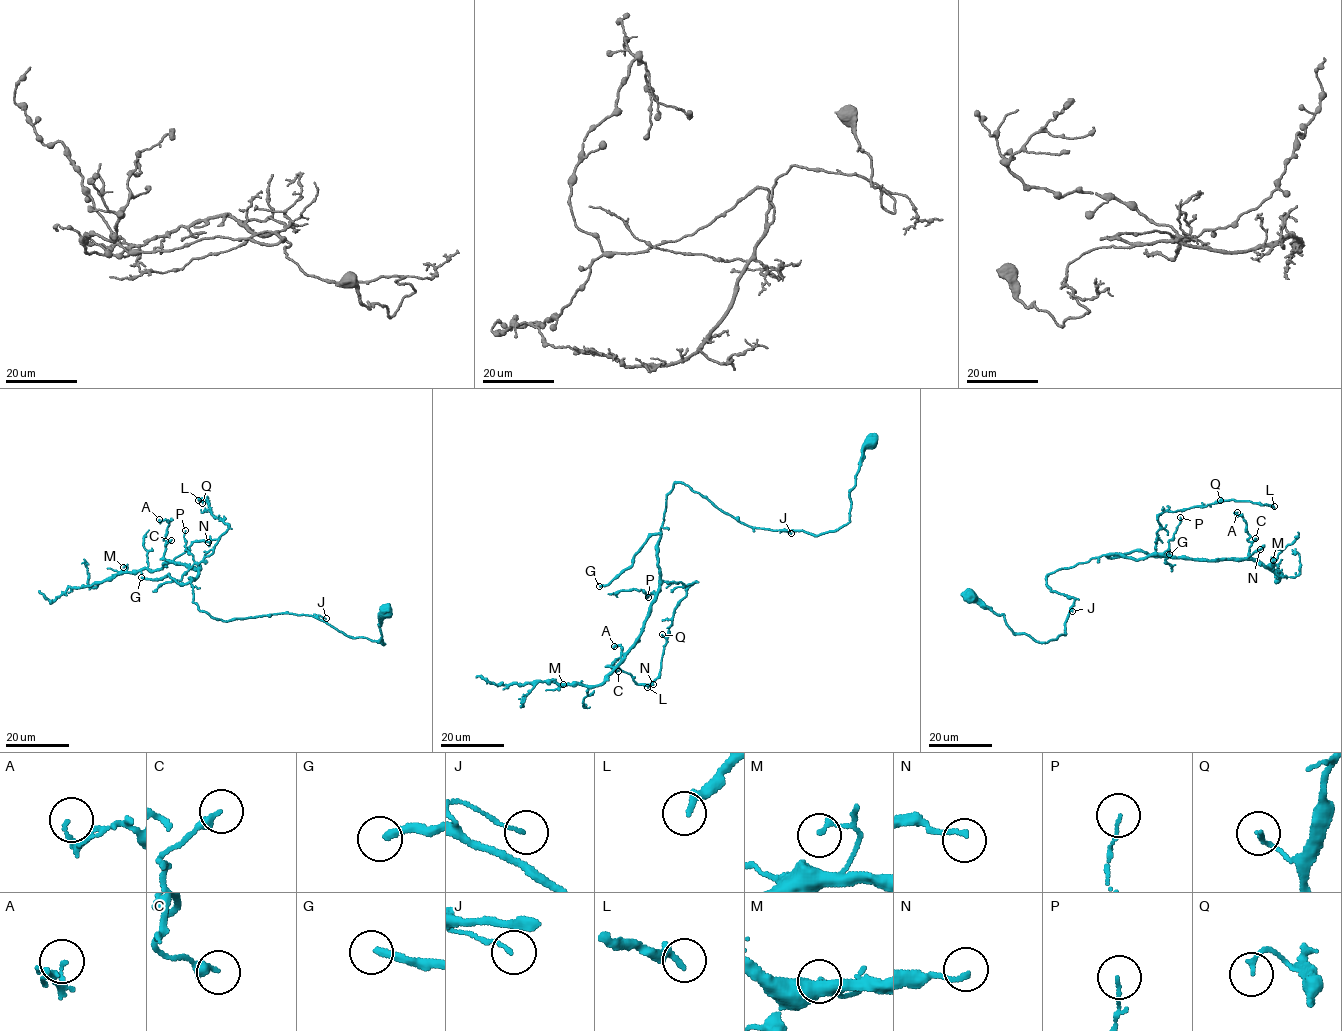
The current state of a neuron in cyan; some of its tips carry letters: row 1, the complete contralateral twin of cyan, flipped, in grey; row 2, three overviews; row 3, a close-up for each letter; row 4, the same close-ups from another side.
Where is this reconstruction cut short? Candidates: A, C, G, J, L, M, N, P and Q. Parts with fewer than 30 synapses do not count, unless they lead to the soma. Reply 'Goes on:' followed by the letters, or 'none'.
Goes on: G

